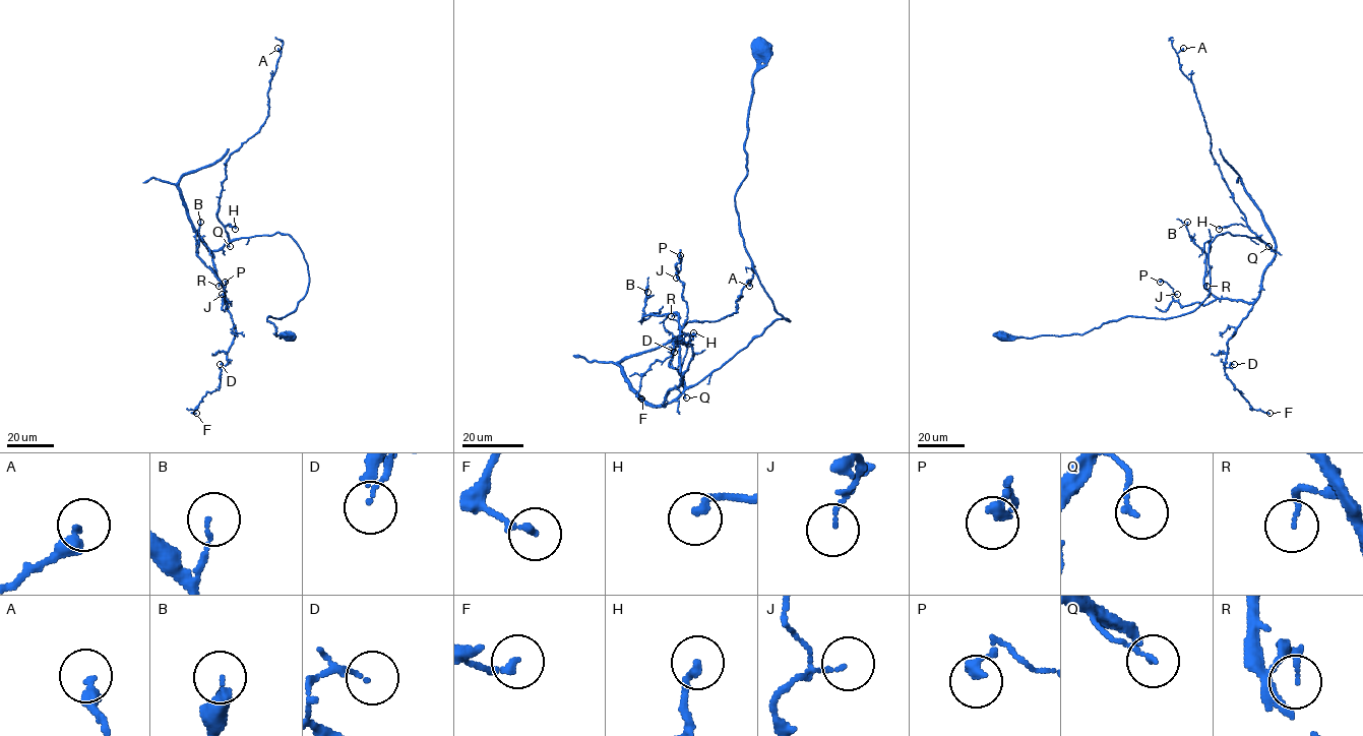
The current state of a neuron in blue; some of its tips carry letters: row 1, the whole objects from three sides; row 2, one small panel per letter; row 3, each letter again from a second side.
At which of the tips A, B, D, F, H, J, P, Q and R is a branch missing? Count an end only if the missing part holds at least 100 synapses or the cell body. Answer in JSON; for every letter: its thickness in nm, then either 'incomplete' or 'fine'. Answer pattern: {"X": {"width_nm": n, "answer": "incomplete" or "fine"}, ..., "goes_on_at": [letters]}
{"A": {"width_nm": 380, "answer": "fine"}, "B": {"width_nm": 90, "answer": "fine"}, "D": {"width_nm": 80, "answer": "fine"}, "F": {"width_nm": 200, "answer": "fine"}, "H": {"width_nm": 200, "answer": "fine"}, "J": {"width_nm": 70, "answer": "fine"}, "P": {"width_nm": 260, "answer": "fine"}, "Q": {"width_nm": 140, "answer": "fine"}, "R": {"width_nm": 130, "answer": "fine"}, "goes_on_at": []}

